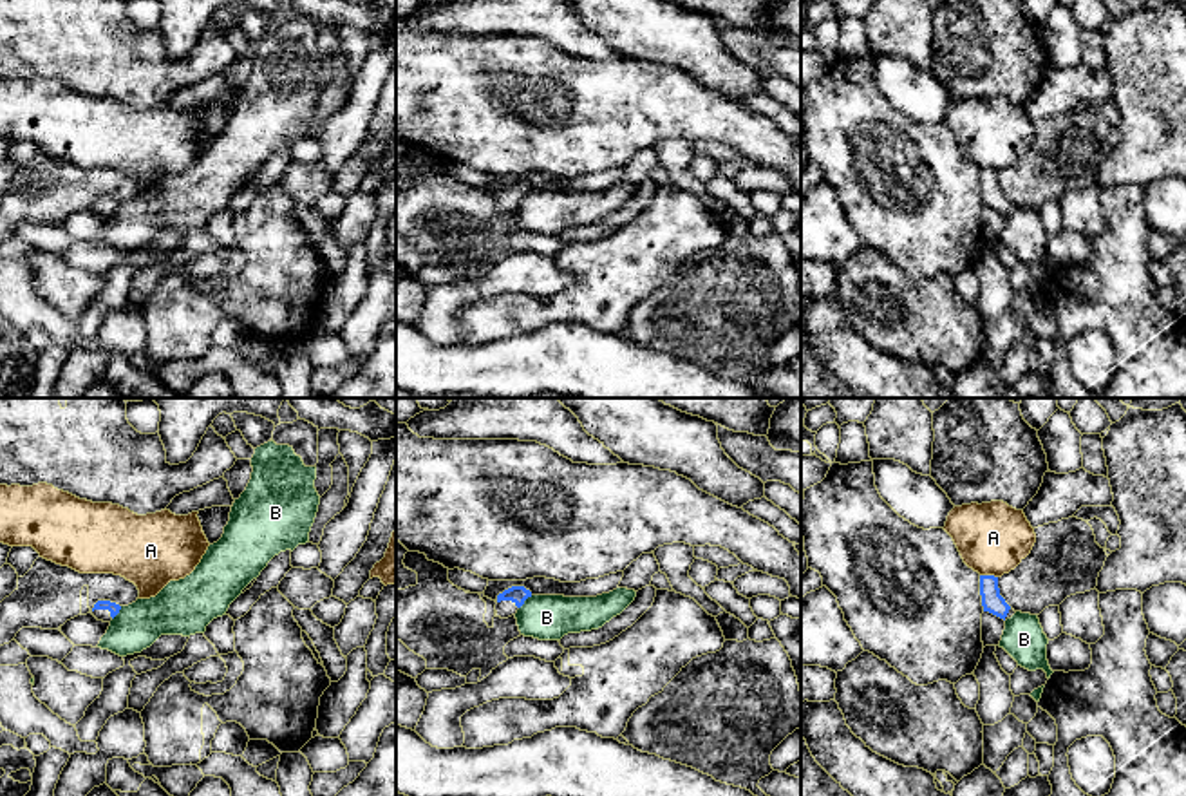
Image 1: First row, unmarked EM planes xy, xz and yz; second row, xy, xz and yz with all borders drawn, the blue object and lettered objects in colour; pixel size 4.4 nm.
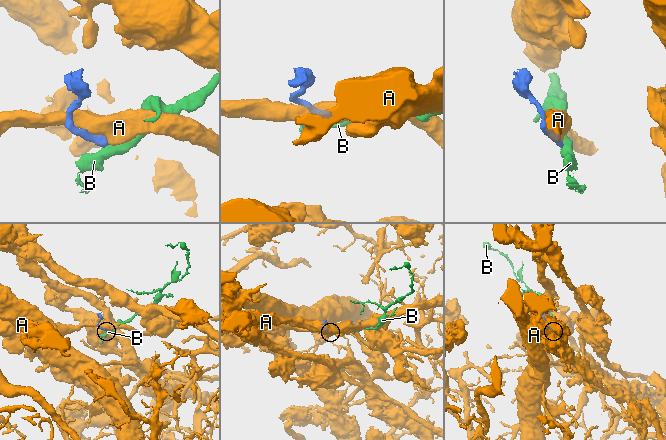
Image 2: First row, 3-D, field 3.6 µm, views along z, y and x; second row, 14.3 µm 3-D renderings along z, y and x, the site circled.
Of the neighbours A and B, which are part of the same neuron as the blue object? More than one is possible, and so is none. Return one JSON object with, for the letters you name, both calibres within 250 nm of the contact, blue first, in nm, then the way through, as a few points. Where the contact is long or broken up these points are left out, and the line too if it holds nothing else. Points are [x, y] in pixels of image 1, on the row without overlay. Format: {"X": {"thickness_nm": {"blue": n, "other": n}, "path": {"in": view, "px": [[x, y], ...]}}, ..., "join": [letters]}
{"join": []}

